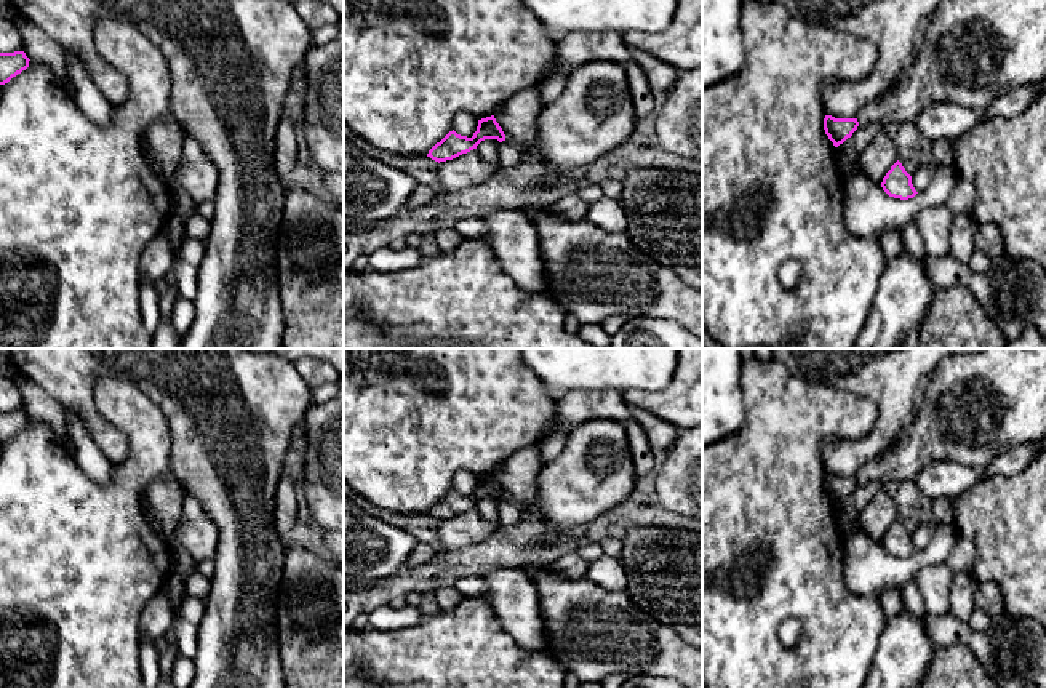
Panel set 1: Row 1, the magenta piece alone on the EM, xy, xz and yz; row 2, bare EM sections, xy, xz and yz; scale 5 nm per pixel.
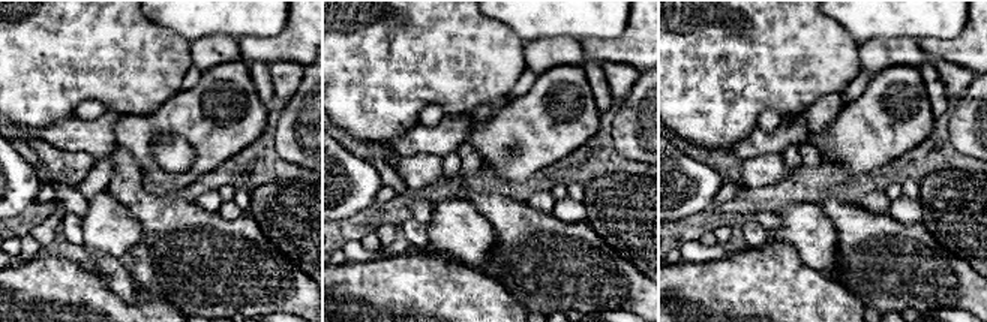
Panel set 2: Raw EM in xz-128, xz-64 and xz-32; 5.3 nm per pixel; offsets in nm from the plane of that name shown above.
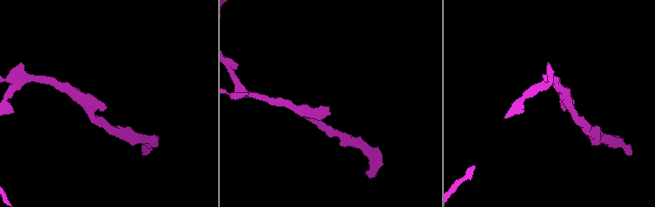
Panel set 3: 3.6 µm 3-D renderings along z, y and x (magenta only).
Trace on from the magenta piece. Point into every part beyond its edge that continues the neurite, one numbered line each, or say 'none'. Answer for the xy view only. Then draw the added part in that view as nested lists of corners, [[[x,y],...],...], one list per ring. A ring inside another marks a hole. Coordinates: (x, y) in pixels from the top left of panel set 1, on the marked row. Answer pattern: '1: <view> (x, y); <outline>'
none

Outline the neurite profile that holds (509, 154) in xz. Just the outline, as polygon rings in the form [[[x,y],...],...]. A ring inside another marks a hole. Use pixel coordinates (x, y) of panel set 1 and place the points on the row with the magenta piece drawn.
[[[502,141],[497,147],[497,162],[502,168],[518,166],[525,158],[525,152],[510,141]]]

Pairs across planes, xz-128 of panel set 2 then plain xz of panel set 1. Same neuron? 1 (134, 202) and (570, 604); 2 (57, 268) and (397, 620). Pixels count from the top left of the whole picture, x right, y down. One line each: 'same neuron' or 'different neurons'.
1: same neuron
2: different neurons

